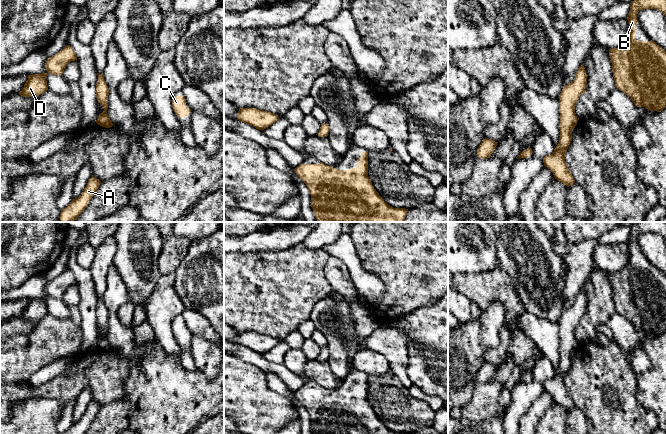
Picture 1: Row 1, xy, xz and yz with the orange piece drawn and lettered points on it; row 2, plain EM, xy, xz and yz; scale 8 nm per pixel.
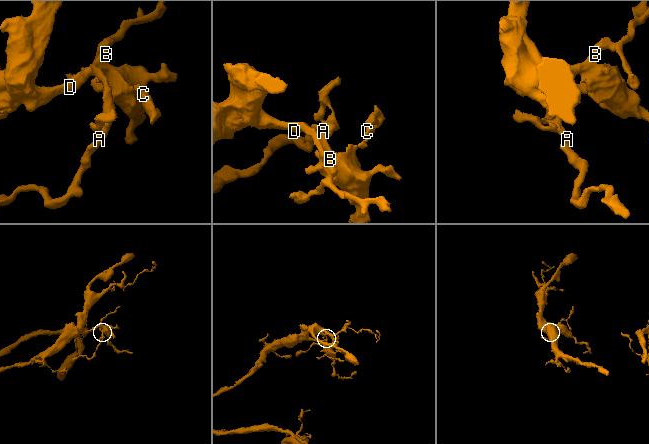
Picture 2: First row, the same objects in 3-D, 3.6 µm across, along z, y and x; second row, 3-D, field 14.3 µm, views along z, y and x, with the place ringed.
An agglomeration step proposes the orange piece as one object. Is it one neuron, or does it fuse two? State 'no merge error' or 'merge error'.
no merge error

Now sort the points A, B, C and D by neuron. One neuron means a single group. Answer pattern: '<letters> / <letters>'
A B C D

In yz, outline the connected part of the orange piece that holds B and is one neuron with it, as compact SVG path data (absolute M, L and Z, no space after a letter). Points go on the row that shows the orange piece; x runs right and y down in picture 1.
M634 0L627 16L629 34L618 48L609 50L615 88L624 92L637 107L661 112L666 107L666 51L654 41L637 41L637 14L643 9L657 9L666 16L666 0Z

